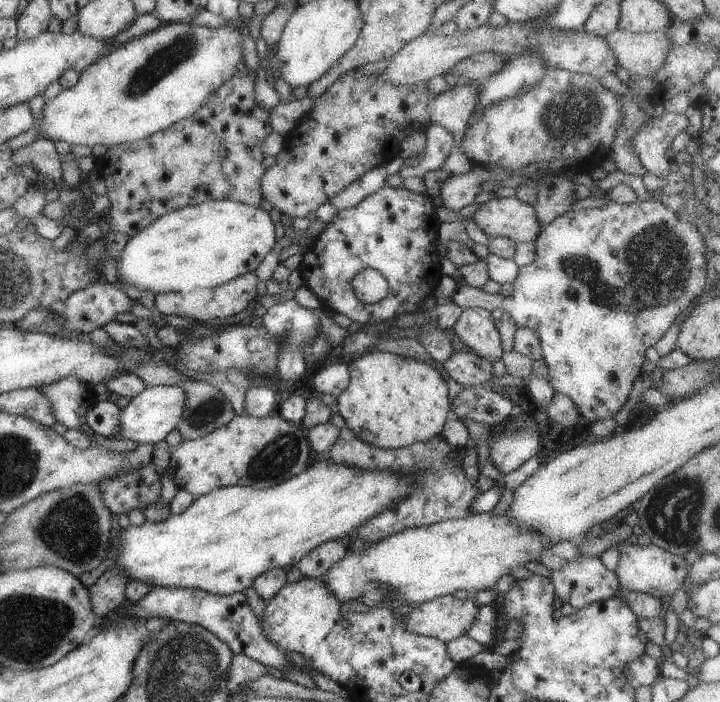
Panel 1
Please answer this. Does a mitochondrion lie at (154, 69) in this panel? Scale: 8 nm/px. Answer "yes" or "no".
yes

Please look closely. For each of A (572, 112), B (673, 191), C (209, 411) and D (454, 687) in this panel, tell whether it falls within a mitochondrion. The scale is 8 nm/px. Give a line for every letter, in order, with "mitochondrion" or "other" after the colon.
A: mitochondrion
B: other
C: mitochondrion
D: other

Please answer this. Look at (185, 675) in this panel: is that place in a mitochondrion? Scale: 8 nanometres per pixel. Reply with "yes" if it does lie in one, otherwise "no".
yes

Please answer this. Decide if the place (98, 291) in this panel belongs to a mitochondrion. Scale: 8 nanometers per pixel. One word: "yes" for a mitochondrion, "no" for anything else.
no

